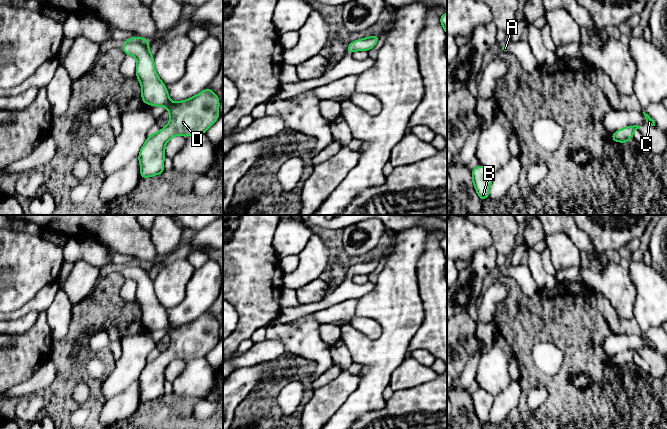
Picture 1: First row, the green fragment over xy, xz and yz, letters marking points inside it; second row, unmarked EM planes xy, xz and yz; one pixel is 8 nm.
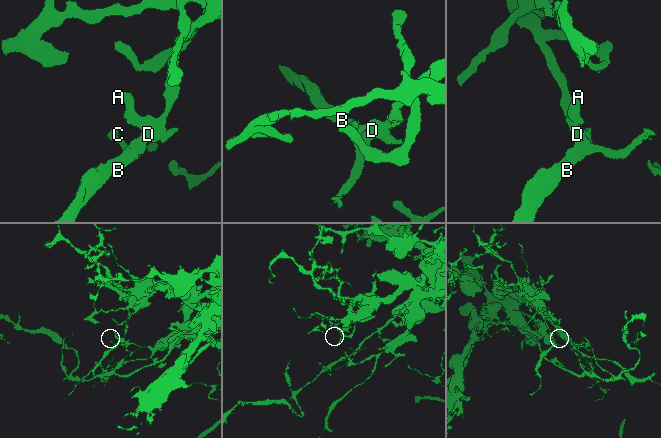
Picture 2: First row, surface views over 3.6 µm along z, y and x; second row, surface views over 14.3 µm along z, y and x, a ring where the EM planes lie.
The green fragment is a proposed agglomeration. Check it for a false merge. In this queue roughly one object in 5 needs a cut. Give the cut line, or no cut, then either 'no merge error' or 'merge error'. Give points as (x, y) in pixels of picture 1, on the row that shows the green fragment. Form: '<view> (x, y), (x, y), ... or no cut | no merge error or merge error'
no cut | no merge error

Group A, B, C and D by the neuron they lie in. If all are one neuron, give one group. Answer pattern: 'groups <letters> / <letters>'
groups A B C D

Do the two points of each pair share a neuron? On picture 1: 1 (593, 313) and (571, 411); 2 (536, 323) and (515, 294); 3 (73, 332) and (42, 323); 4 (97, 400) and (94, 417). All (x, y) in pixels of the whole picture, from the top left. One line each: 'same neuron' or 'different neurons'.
1: same neuron
2: same neuron
3: different neurons
4: same neuron

